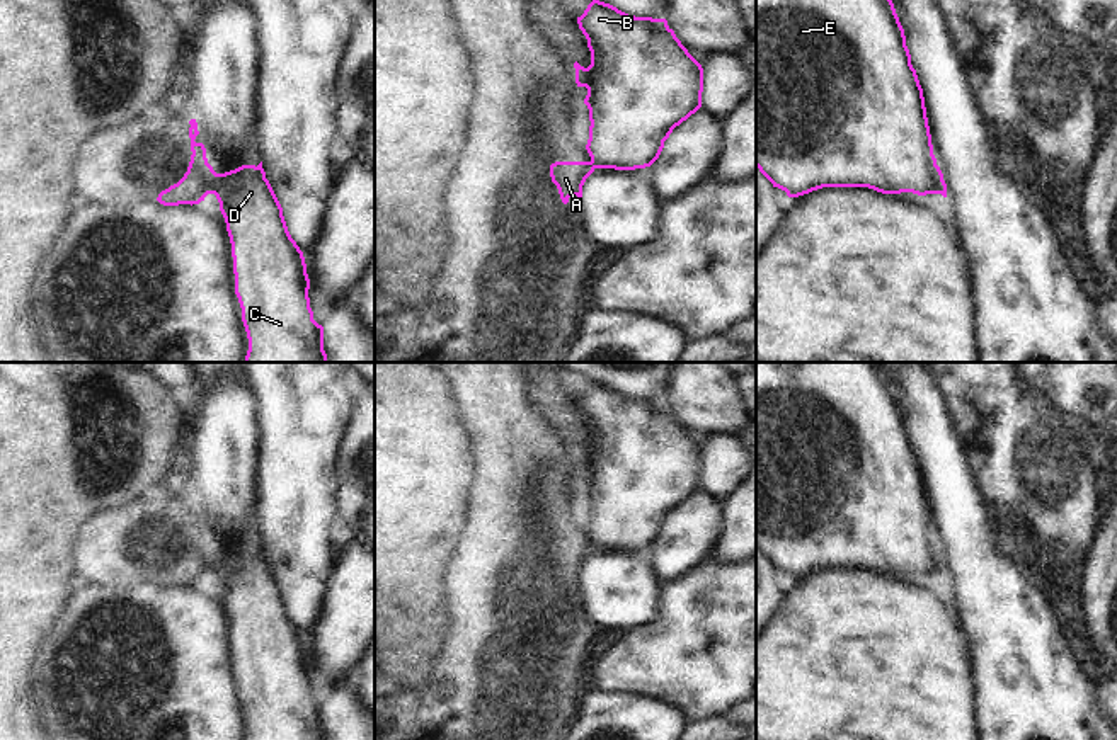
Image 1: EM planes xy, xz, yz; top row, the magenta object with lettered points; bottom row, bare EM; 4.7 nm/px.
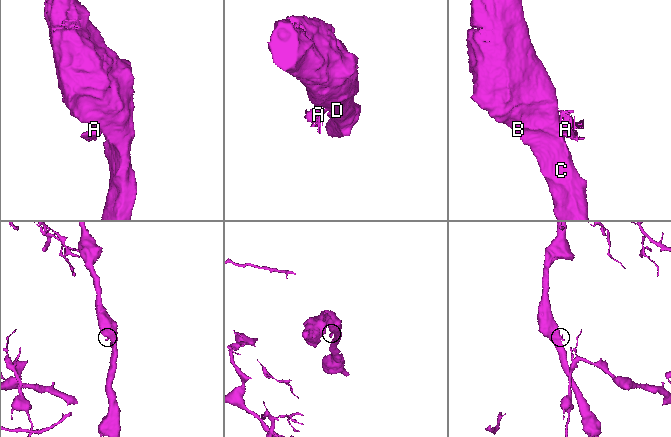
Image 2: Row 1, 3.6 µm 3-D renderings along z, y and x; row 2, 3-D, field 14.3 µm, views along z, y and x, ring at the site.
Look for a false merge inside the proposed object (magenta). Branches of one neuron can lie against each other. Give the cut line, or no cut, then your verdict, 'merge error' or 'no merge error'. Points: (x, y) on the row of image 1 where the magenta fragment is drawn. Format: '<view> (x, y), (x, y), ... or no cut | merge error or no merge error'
xy (213, 170), (210, 193) | merge error

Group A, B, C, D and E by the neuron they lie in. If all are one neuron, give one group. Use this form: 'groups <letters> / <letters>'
groups A / B C D E

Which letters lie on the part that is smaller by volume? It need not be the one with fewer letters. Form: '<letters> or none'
A

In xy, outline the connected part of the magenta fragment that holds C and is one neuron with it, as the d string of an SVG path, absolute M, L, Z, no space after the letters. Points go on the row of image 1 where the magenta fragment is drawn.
M262 162L257 167L242 165L225 174L213 170L211 194L215 194L220 202L220 211L225 218L232 243L235 294L242 308L242 322L249 339L245 362L327 362L324 327L313 320L310 308L310 279L305 257L288 231L283 208L266 179Z

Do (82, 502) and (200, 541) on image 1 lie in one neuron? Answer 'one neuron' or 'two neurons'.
two neurons

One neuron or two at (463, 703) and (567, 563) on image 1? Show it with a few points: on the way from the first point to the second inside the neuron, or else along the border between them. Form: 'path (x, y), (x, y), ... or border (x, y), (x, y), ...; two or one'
path (498, 669), (515, 650), (518, 613), (533, 597); one

